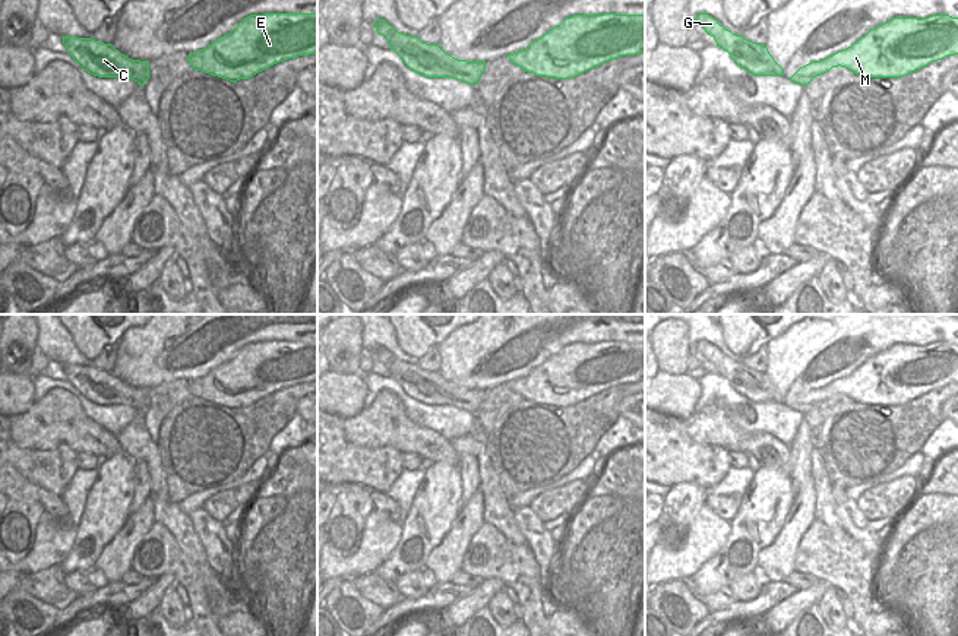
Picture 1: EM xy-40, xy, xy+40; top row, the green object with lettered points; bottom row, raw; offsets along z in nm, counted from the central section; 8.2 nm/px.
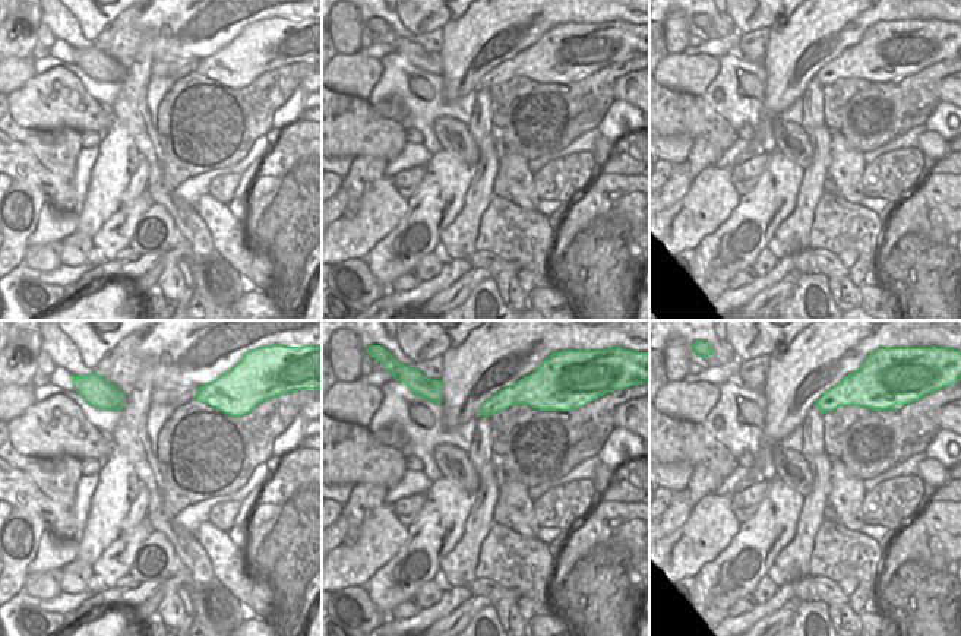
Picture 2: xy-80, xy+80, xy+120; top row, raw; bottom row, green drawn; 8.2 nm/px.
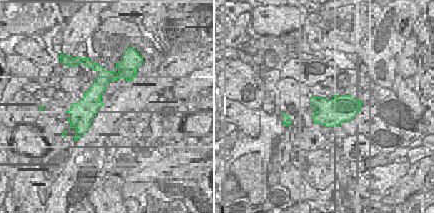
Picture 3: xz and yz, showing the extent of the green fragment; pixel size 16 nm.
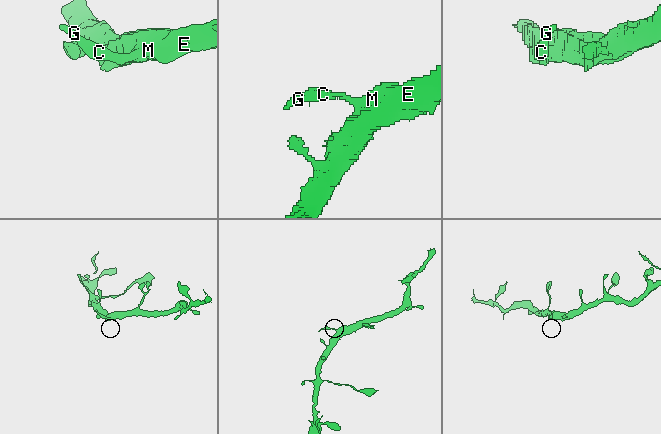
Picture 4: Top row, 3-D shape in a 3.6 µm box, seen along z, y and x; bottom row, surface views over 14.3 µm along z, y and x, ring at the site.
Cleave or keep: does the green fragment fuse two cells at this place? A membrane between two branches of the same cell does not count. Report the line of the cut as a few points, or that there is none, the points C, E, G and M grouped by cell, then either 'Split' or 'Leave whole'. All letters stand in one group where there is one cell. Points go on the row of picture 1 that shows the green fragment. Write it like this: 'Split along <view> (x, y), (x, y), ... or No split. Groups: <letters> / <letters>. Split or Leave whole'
No split. Groups: C E G M. Leave whole

